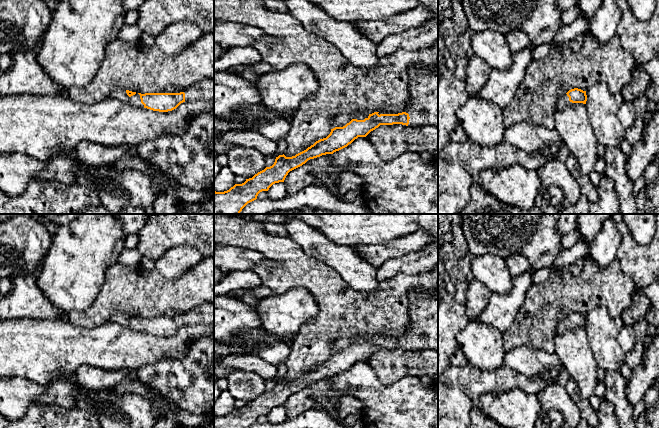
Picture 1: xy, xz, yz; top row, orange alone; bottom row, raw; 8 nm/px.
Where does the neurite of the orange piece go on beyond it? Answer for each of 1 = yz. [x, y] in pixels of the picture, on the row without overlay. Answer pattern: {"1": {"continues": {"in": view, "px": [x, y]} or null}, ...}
{"1": {"continues": {"in": "yz", "px": [562, 326]}}}

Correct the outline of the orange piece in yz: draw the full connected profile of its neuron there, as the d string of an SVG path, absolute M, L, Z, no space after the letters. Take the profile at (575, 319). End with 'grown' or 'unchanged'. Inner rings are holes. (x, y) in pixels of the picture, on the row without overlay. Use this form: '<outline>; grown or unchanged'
M574 312L569 314L566 318L562 319L556 327L556 334L563 333L564 331L568 330L569 327L583 327L586 328L587 319L586 315L583 315L578 312Z; grown

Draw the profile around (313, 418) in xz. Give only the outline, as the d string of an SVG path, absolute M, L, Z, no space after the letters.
M313 408L280 424L256 423L248 428L365 428L365 425L360 420L353 426L346 426L335 421L327 412Z

